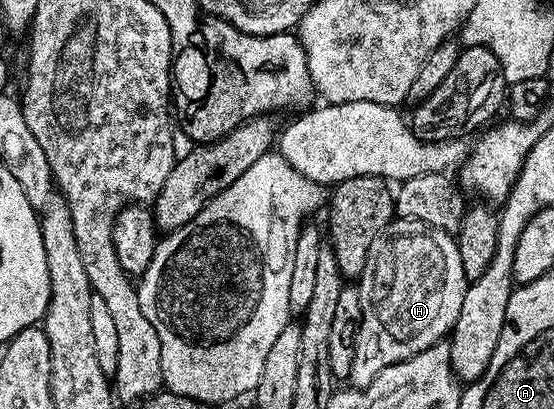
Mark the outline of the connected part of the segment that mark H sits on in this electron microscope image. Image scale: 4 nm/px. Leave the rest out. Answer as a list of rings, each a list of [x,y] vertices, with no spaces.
[[[413,218],[391,220],[372,242],[368,262],[360,277],[358,293],[362,299],[362,325],[356,342],[356,358],[352,358],[349,383],[355,388],[367,388],[380,370],[445,341],[454,330],[456,318],[460,318],[460,305],[464,302],[467,283],[464,266],[460,266],[458,242],[451,233]]]

